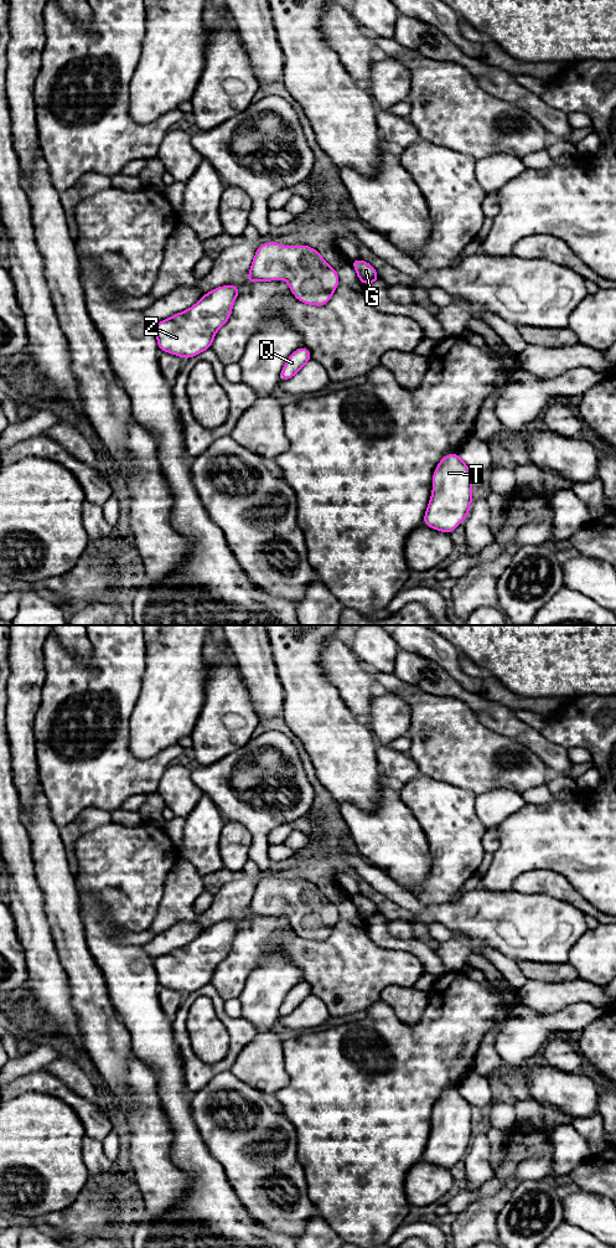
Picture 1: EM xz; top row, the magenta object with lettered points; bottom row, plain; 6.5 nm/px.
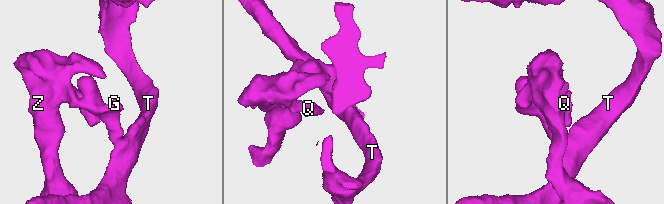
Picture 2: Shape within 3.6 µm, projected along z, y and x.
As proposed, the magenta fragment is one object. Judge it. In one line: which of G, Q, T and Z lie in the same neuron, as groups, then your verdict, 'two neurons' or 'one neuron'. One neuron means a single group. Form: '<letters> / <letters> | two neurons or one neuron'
G Q T Z | one neuron

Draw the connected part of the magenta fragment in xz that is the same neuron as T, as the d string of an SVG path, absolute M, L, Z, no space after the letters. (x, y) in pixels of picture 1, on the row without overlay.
M457 1088L446 1089L433 1108L433 1129L423 1159L450 1170L464 1157L472 1139L471 1104Z

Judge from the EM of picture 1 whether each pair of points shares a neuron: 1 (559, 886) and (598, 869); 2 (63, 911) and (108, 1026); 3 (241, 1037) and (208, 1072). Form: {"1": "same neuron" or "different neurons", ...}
{"1": "different neurons", "2": "same neuron", "3": "same neuron"}

